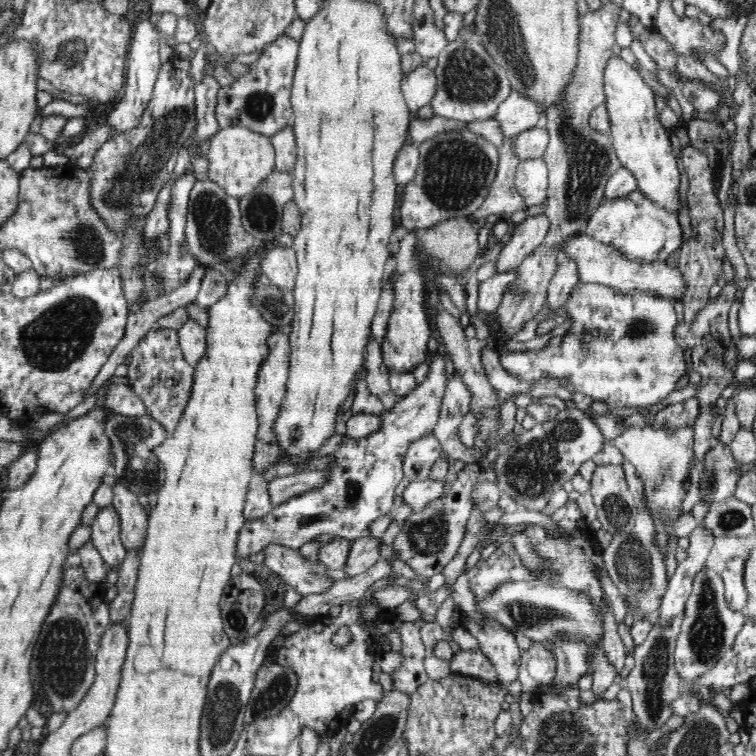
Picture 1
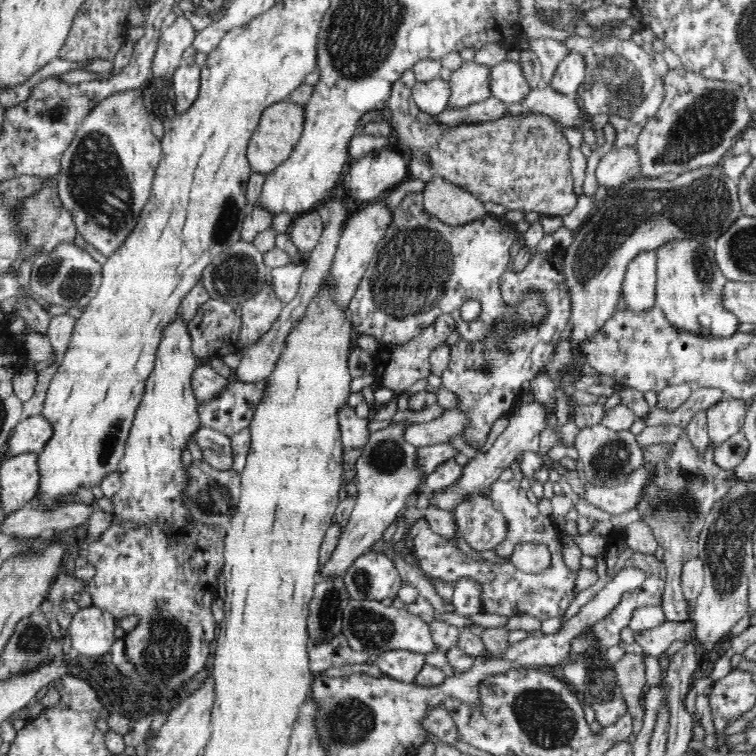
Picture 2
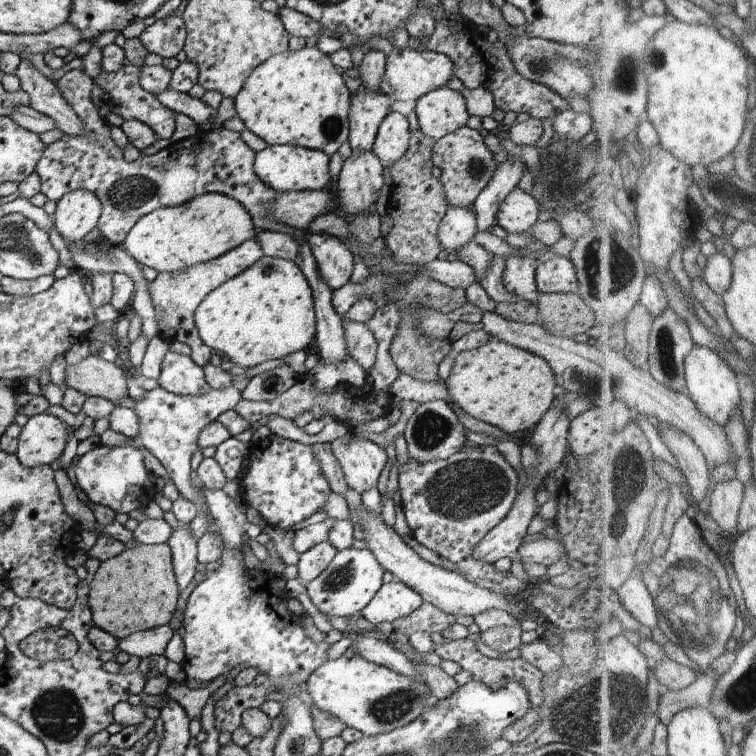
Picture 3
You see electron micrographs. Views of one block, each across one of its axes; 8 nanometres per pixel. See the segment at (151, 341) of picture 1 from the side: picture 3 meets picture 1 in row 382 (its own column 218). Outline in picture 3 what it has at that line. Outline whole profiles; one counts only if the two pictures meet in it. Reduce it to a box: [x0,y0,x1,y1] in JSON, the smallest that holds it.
[35,69,348,364]

